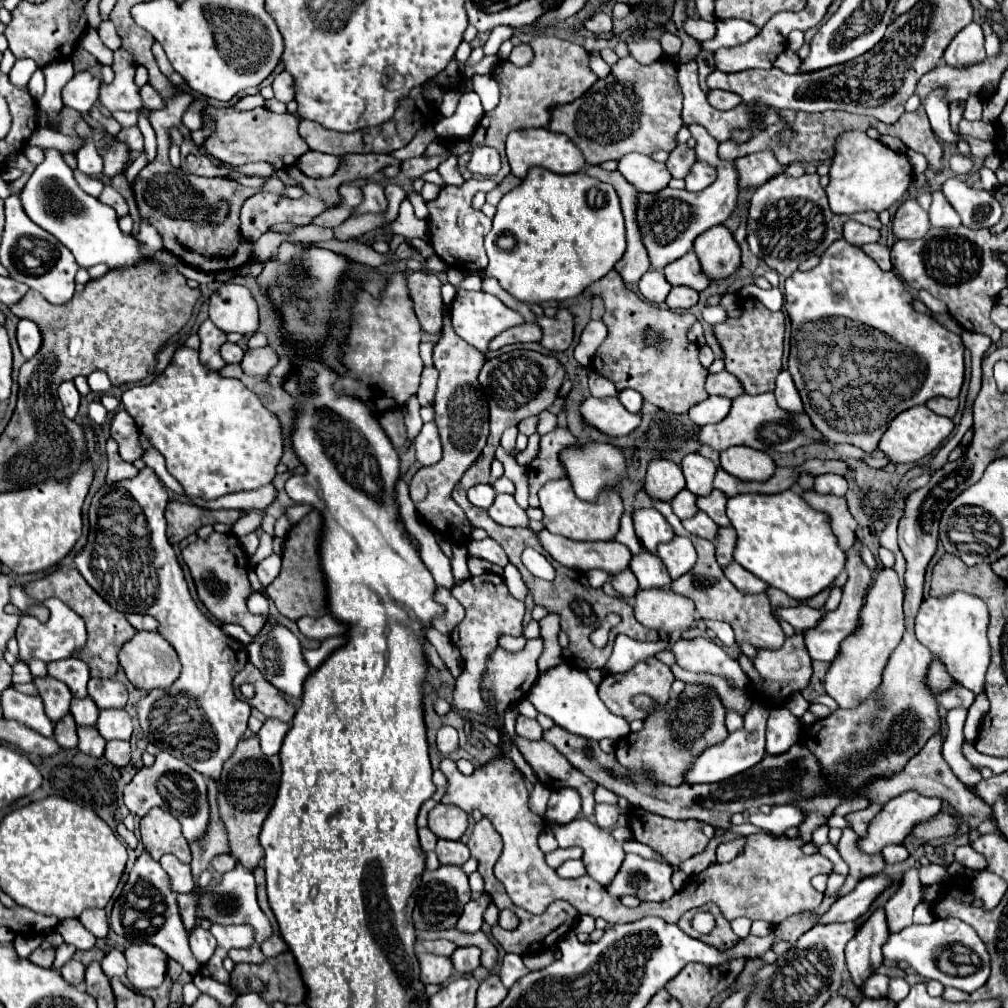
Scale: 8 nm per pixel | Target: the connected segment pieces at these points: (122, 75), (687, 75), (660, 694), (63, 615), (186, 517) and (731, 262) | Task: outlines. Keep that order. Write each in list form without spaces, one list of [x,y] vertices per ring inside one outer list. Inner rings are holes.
[[[123,48],[115,50],[115,60],[113,60],[113,70],[115,70],[115,80],[111,84],[103,84],[99,92],[99,102],[105,106],[109,112],[113,110],[143,110],[143,100],[139,96],[139,88],[135,84],[135,68],[137,60],[129,56]]]
[[[697,62],[681,64],[677,74],[679,74],[679,84],[685,96],[685,102],[683,102],[683,122],[685,124],[699,122],[701,126],[709,130],[713,138],[717,138],[719,142],[725,142],[729,140],[729,134],[733,128],[747,128],[753,122],[753,116],[745,104],[729,112],[721,112],[707,102],[705,94],[701,92],[697,84]]]
[[[647,658],[647,660],[641,660],[637,662],[631,670],[627,672],[621,672],[621,674],[609,674],[603,678],[603,682],[599,684],[599,696],[605,704],[609,704],[609,712],[613,712],[615,716],[623,716],[627,722],[633,722],[634,720],[643,720],[645,712],[635,708],[631,704],[631,698],[635,694],[649,694],[655,702],[659,704],[665,704],[669,700],[669,692],[671,692],[671,684],[673,684],[673,672],[669,670],[669,666],[665,666],[663,662],[659,662],[657,658]]]
[[[13,588],[11,590],[11,602],[19,608],[21,612],[21,622],[17,626],[17,640],[19,640],[19,660],[29,662],[31,658],[39,658],[43,662],[53,662],[53,660],[65,660],[69,658],[75,650],[79,650],[85,644],[85,624],[81,616],[77,616],[67,604],[63,604],[59,598],[47,598],[45,606],[51,610],[51,616],[47,624],[39,622],[37,618],[27,614],[27,606],[31,604],[29,596],[23,592],[23,588]]]
[[[177,500],[167,504],[167,538],[171,544],[179,544],[185,536],[195,534],[205,524],[223,522],[233,526],[245,512],[241,510],[203,510],[199,506]]]
[[[723,224],[713,226],[701,236],[697,236],[693,250],[699,256],[703,272],[711,280],[727,278],[741,266],[739,244]]]

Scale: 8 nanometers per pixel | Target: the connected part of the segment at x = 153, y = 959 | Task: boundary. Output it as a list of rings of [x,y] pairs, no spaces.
[[[131,944],[127,950],[125,950],[125,958],[129,962],[129,968],[127,968],[127,978],[129,982],[135,986],[135,988],[155,988],[159,986],[163,980],[165,980],[165,974],[167,974],[167,956],[157,950],[155,946],[151,944]]]

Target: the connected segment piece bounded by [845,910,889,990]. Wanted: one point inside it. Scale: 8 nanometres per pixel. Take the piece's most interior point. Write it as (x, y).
(864, 956)

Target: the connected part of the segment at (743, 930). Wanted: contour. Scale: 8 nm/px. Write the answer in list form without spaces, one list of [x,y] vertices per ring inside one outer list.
[[[735,918],[735,920],[731,922],[731,928],[733,928],[733,932],[735,932],[739,938],[745,938],[745,936],[749,936],[751,920],[749,920],[749,918]]]

